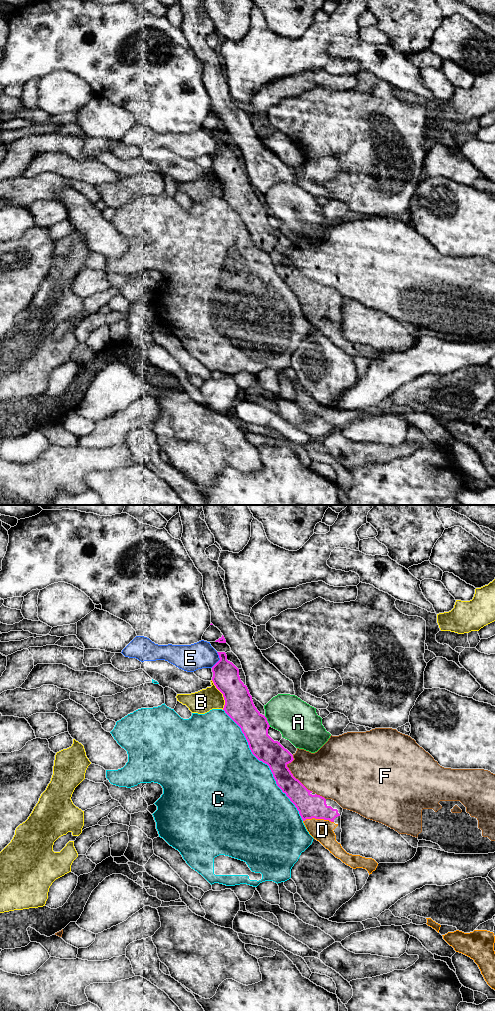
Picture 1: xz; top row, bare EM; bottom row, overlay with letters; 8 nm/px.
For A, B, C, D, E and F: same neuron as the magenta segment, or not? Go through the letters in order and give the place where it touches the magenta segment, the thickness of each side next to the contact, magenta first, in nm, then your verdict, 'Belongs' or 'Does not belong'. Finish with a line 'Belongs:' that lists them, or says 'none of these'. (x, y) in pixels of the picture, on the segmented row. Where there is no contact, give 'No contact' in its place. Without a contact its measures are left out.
A: Touches magenta at xz (267, 721). Thickness 220 nm (magenta) against 320 nm. Does not belong
B: Touches magenta at xz (223, 695). Thickness 240 nm (magenta) against 190 nm. Does not belong
C: Touches magenta at xz (265, 763). Thickness 200 nm (magenta) against 480 nm. Does not belong
D: Touches magenta at xz (318, 818). Thickness 190 nm (magenta) against 180 nm. Belongs
E: Touches magenta at xz (219, 660). Thickness 220 nm (magenta) against 220 nm. Does not belong
F: Touches magenta at xz (292, 775). Thickness 200 nm (magenta) against 360 nm. Does not belong
Belongs: D

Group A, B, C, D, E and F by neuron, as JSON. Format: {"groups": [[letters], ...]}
{"groups": [["A"], ["B"], ["C"], ["D"], ["E"], ["F"]]}

